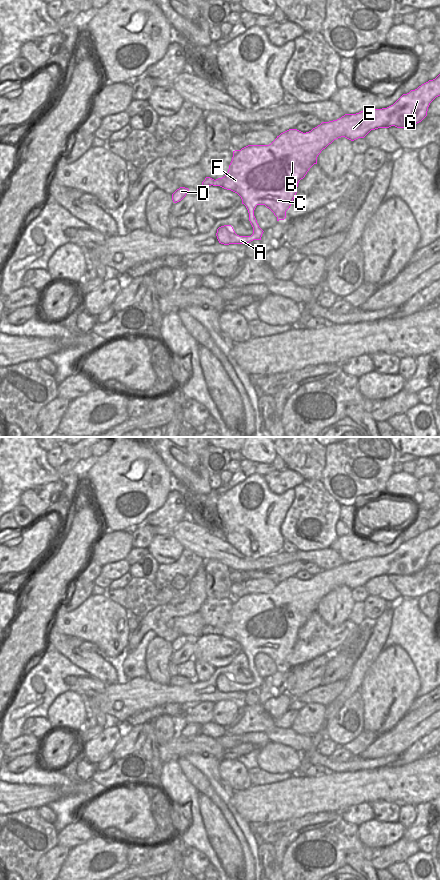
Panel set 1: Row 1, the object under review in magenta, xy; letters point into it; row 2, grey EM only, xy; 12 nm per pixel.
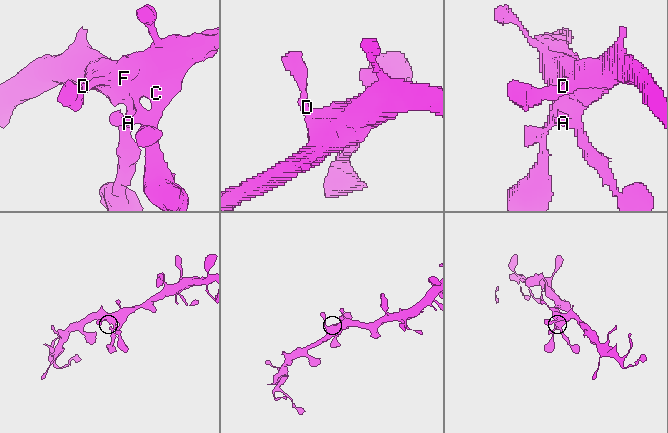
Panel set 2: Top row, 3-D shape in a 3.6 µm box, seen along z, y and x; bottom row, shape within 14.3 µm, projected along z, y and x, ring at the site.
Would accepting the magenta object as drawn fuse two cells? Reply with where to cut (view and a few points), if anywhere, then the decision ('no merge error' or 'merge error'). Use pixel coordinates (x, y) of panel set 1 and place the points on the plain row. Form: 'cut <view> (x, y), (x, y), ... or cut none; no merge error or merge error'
cut none; no merge error

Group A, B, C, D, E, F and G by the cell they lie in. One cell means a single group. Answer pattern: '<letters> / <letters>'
A B C D E F G

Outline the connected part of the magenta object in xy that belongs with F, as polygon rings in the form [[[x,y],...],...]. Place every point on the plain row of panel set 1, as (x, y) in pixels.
[[[440,522],[403,542],[387,556],[345,562],[337,568],[322,570],[306,581],[289,577],[269,593],[248,593],[233,599],[225,624],[216,628],[206,625],[202,634],[220,634],[237,641],[248,658],[253,682],[239,684],[231,673],[224,673],[217,677],[219,691],[246,693],[253,688],[261,688],[264,679],[254,664],[257,653],[269,656],[277,669],[284,668],[299,629],[317,612],[321,599],[334,588],[345,585],[354,589],[378,576],[413,574],[427,564],[430,551],[438,544]]]

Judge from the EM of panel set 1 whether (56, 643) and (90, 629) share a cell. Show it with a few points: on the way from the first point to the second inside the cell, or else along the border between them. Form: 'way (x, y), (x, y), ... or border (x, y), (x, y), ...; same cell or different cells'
border (52, 623), (67, 636); different cells

